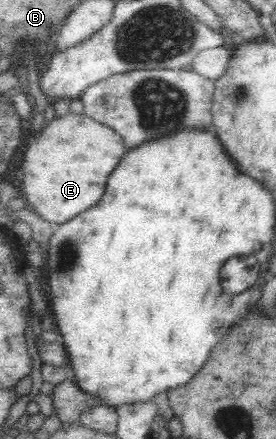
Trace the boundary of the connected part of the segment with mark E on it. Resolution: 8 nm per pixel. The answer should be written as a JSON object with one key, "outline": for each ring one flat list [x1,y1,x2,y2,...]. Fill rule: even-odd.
{"outline":[[71,111,61,118,55,117,53,122,47,124,39,136,33,136,27,145,27,152,20,169,23,194,25,194,28,207,43,221,54,226,72,220,101,201,109,175,119,164,121,156,127,152,121,136,111,128,97,123,97,120,83,113,79,115]]}

